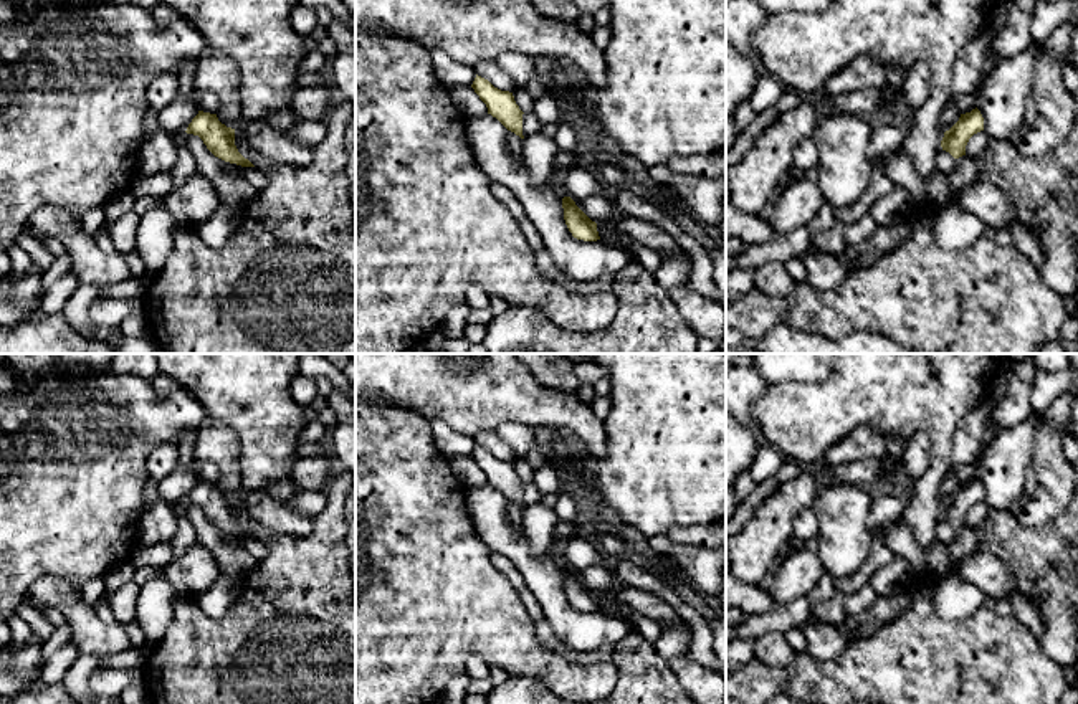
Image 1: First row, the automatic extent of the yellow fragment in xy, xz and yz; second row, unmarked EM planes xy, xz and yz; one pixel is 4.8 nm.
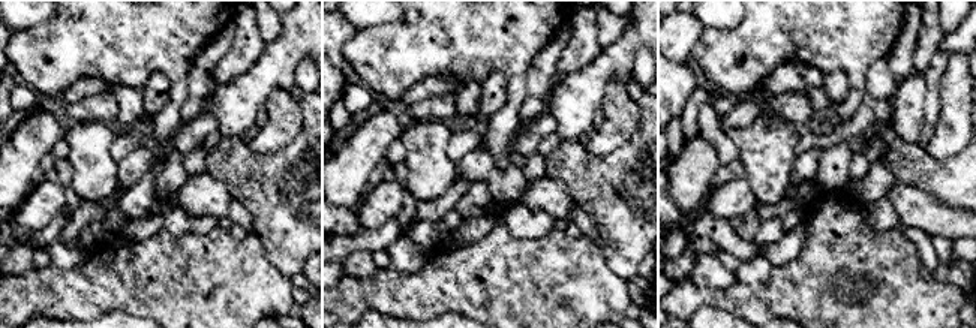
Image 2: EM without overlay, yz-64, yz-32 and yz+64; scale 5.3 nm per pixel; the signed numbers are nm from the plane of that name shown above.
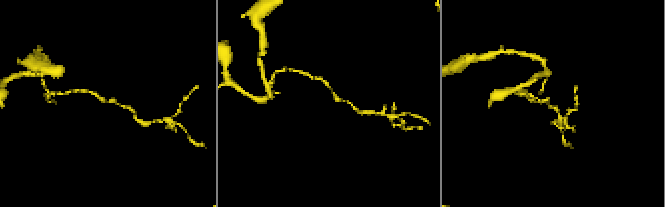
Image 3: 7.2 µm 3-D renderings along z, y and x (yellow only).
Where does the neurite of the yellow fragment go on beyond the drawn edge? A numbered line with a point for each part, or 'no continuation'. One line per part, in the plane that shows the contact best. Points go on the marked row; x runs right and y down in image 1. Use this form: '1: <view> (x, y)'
no continuation

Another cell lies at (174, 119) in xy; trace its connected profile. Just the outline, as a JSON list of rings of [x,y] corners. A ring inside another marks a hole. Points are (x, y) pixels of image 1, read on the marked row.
[[[195,96],[175,98],[169,106],[159,111],[159,131],[170,136],[185,132],[198,111]]]

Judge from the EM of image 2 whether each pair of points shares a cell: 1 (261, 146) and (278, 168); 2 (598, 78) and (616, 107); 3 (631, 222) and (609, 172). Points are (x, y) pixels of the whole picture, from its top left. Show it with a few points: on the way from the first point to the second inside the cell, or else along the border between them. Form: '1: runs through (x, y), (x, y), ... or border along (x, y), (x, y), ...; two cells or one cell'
1: border along (299, 134), (267, 153), (255, 153), (246, 146); two cells
2: border along (624, 83), (610, 81), (600, 104); two cells
3: runs through (627, 210), (612, 195), (609, 184); one cell

